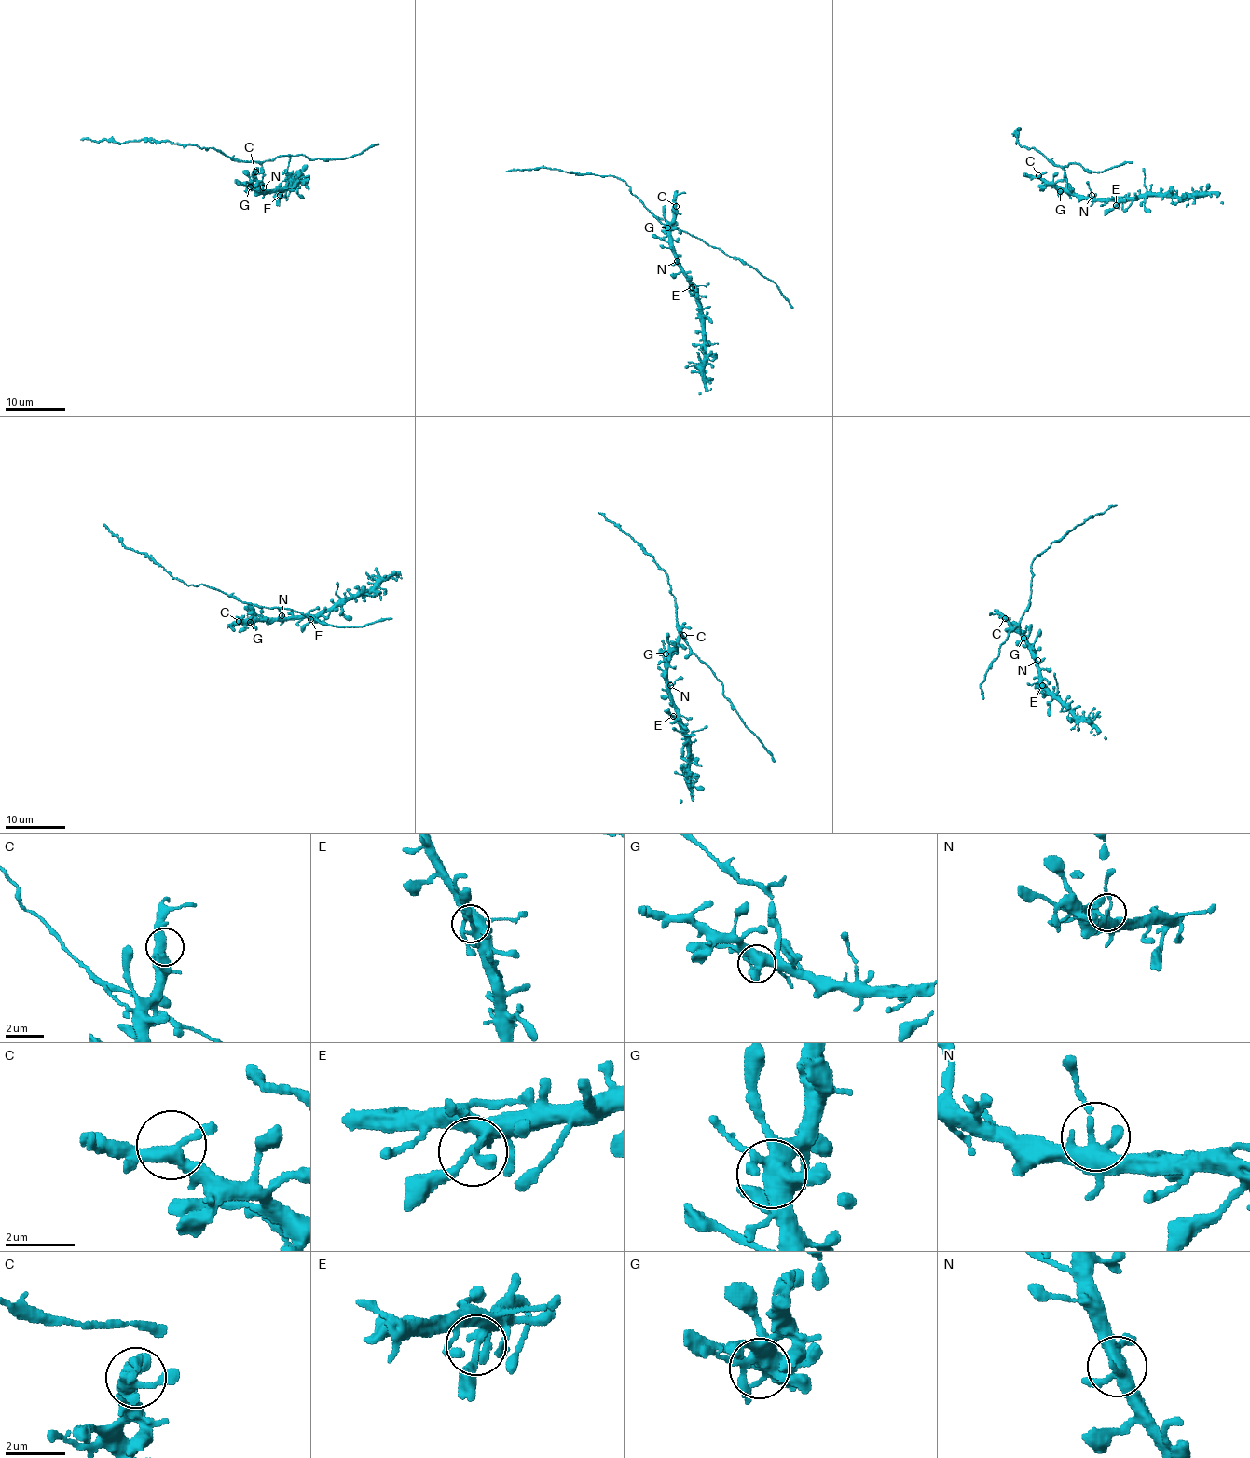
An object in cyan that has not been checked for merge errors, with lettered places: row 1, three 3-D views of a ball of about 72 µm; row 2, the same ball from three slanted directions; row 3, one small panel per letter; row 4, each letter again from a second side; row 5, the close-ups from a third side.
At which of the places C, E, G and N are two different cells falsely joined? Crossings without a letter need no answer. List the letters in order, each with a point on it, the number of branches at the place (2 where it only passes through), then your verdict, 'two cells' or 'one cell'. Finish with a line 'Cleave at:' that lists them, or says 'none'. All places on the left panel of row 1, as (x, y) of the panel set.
C: place (255, 171); branches 3; one cell
E: place (280, 195); branches 4; one cell
G: place (250, 186); branches 6; one cell
N: place (263, 187); branches 5; one cell
Cleave at: none

